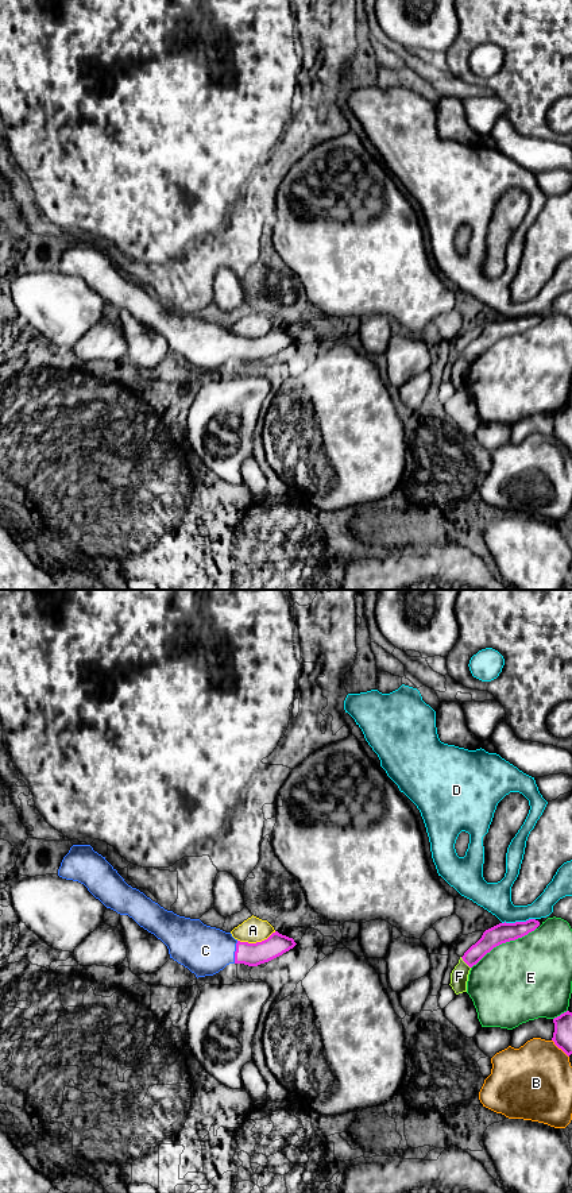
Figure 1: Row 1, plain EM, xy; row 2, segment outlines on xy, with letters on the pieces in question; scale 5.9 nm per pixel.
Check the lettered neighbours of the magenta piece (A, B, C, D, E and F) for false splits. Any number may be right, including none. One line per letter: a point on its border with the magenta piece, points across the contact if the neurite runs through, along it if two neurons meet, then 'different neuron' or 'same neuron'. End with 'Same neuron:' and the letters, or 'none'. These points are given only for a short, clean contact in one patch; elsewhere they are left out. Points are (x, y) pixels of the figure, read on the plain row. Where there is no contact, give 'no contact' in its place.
A: xy (256, 338) | different neuron
B: xy (560, 443) | different neuron
C: xy (235, 347) | across xy (252, 350), (235, 347), (205, 346) | same neuron
D: xy (518, 317) | different neuron
E: xy (503, 338) | different neuron
F: xy (464, 356) | different neuron
Same neuron: C

